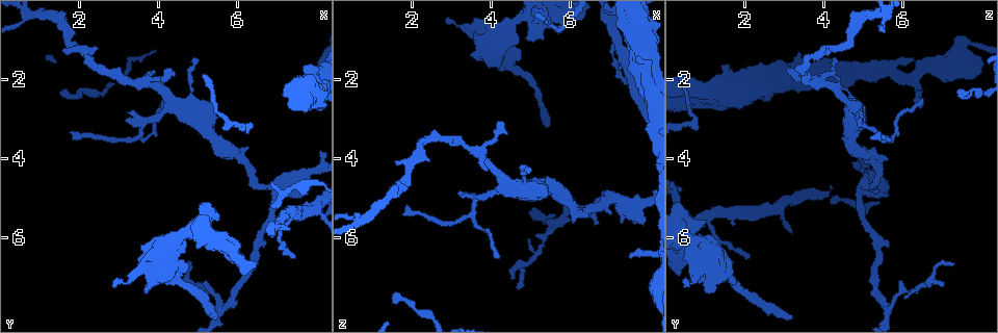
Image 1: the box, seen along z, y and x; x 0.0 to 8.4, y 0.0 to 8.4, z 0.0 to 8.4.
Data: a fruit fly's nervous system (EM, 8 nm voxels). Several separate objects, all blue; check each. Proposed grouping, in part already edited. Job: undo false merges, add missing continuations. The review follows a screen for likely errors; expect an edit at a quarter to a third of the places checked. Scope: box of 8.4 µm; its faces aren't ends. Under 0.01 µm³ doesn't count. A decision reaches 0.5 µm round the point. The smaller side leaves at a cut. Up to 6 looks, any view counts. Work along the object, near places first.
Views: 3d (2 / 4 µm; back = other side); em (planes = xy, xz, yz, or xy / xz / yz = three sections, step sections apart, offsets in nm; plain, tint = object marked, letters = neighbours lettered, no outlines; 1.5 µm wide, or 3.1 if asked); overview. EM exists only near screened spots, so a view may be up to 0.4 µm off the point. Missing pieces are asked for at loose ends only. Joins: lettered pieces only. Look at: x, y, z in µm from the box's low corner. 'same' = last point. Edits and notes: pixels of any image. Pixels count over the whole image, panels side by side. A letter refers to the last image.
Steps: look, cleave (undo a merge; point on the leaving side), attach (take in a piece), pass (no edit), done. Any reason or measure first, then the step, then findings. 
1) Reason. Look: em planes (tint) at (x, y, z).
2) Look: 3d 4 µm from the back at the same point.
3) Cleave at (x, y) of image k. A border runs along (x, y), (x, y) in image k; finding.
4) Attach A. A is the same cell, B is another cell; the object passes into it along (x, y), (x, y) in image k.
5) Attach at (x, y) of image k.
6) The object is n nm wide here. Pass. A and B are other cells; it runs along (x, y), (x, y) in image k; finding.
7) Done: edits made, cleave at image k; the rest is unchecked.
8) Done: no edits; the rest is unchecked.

An open end. Look: 3d 2 µm at (7.45, 2.60, 6.50).

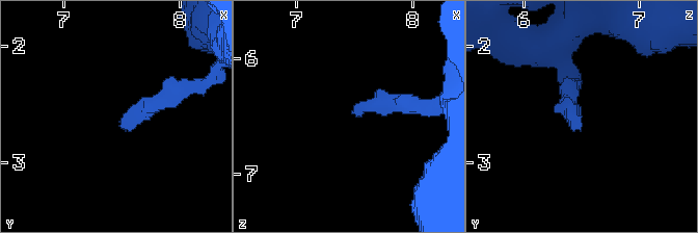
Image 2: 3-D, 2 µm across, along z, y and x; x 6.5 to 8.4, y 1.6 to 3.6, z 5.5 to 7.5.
Look: em xy step 8 (tint) at (7.52, 2.62, 6.50).

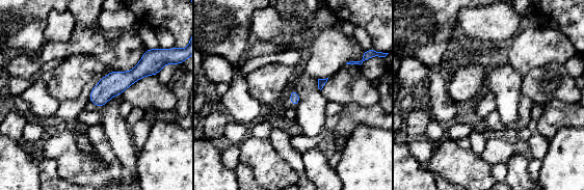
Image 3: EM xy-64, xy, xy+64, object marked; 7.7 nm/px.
Look: em planes (letters) at the same point.

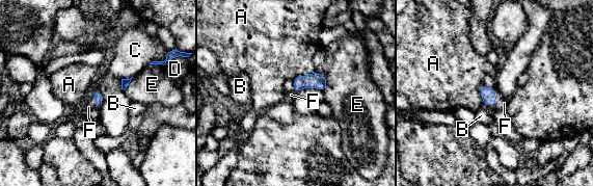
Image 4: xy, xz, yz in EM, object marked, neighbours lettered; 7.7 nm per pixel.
The object is 80 nm wide here. Attach F. F is the same cell, A, B, C, D and E are other cells; it goes on there.

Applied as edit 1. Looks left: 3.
Tapers out. Look: em planes (tint) at (5.50, 8.00, 3.10).

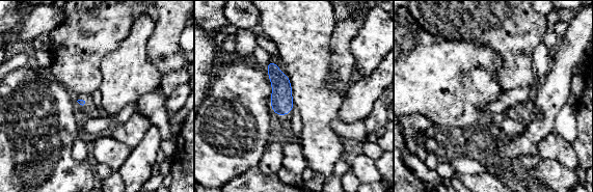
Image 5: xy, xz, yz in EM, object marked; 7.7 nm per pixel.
Look: em planes (letters) at the same point.

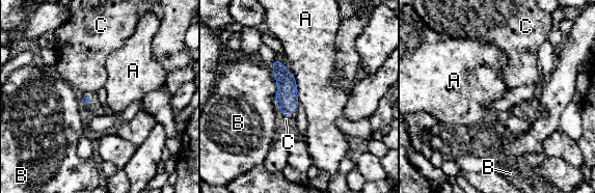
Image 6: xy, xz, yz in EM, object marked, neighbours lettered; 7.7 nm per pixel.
Pass. A, B and C are other cells; a border runs along (293, 73), (296, 97), (299, 103) in image 6; none of them fits.

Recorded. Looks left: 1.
Done: edits made, attach at image 4; the rest is unchecked.

